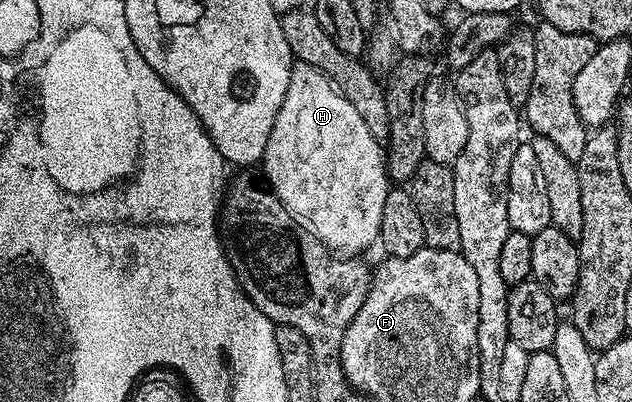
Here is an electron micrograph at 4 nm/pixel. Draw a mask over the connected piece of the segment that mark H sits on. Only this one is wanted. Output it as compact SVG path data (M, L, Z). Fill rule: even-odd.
M308 62L292 65L289 92L281 100L281 112L273 120L269 144L261 169L266 185L281 200L281 204L314 238L320 238L327 249L343 256L355 256L366 246L376 245L381 228L381 211L385 209L385 196L389 189L389 175L385 165L385 150L373 132L361 120L357 108L317 68Z

